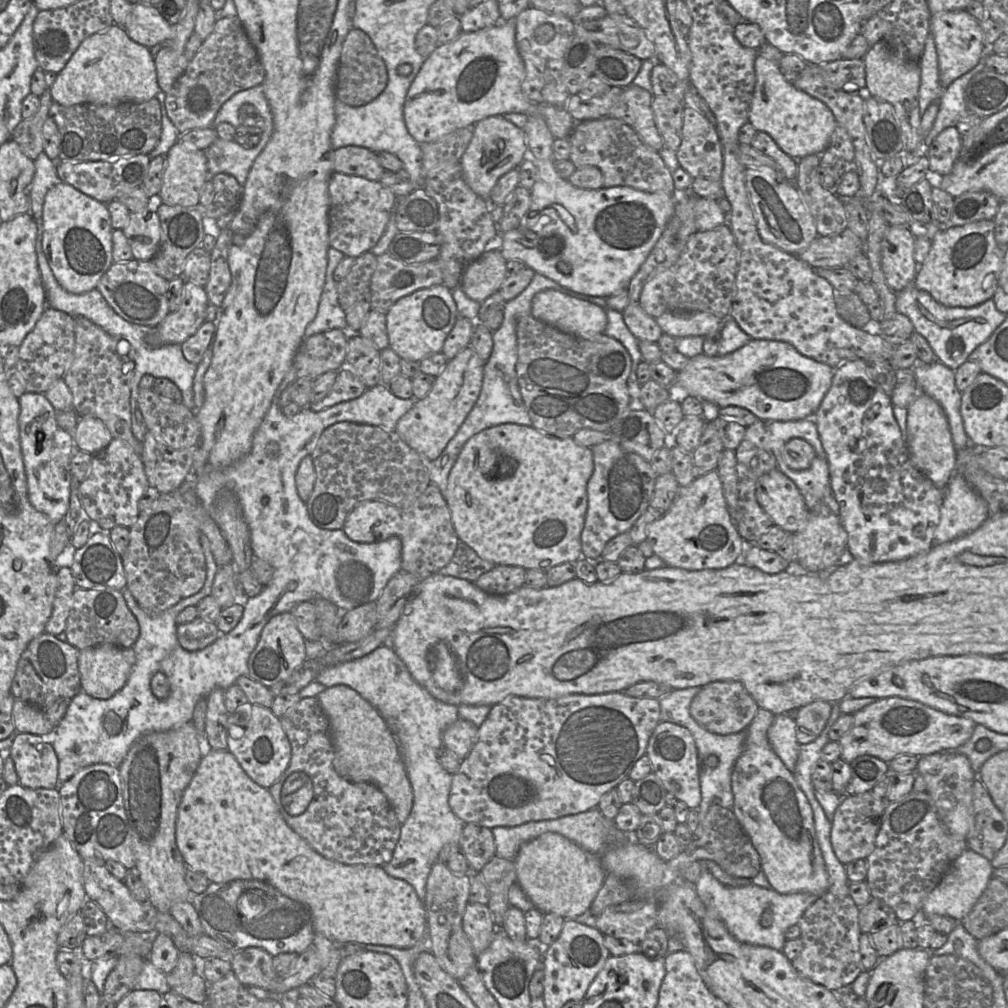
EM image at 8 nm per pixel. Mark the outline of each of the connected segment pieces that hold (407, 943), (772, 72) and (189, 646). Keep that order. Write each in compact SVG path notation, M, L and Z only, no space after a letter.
M209 747L205 750L202 751L200 763L178 806L175 832L176 844L188 868L204 874L211 883L227 883L234 880L259 880L269 883L286 897L307 906L311 913L315 934L322 935L336 944L363 943L365 945L372 944L408 949L427 937L425 904L419 899L415 889L409 883L403 879L388 875L382 866L346 865L323 857L287 825L269 790L256 784L228 750L211 750Z
M757 54L754 61L755 87L748 122L771 136L779 148L795 160L808 155L821 155L838 125L831 110L820 100L798 90L779 69L779 63Z
M199 617L177 627L178 641L187 651L202 650L219 636L220 631L216 622L209 622Z

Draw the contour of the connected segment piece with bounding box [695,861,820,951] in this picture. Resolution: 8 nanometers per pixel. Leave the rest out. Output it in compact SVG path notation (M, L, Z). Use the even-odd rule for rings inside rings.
M701 861L702 874L695 884L698 896L707 911L720 919L729 933L742 943L781 951L786 942L787 929L797 924L806 909L820 897L808 892L780 894L774 889L766 889L753 883L744 887L730 887L719 882L707 870L706 862ZM765 911L770 911L772 914L772 924L768 928L760 924L761 915Z

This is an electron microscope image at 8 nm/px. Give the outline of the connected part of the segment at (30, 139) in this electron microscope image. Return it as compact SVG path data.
M45 88L39 100L37 112L29 119L22 119L11 136L11 139L32 161L43 151L42 127L48 118L49 108L53 102L50 88Z

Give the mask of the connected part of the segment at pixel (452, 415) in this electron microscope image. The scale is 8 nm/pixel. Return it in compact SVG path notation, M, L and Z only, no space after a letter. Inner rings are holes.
M467 346L454 358L448 360L435 377L428 394L422 399L416 400L413 407L398 420L395 431L400 438L430 461L440 456L480 395L484 364L485 362L471 346Z

